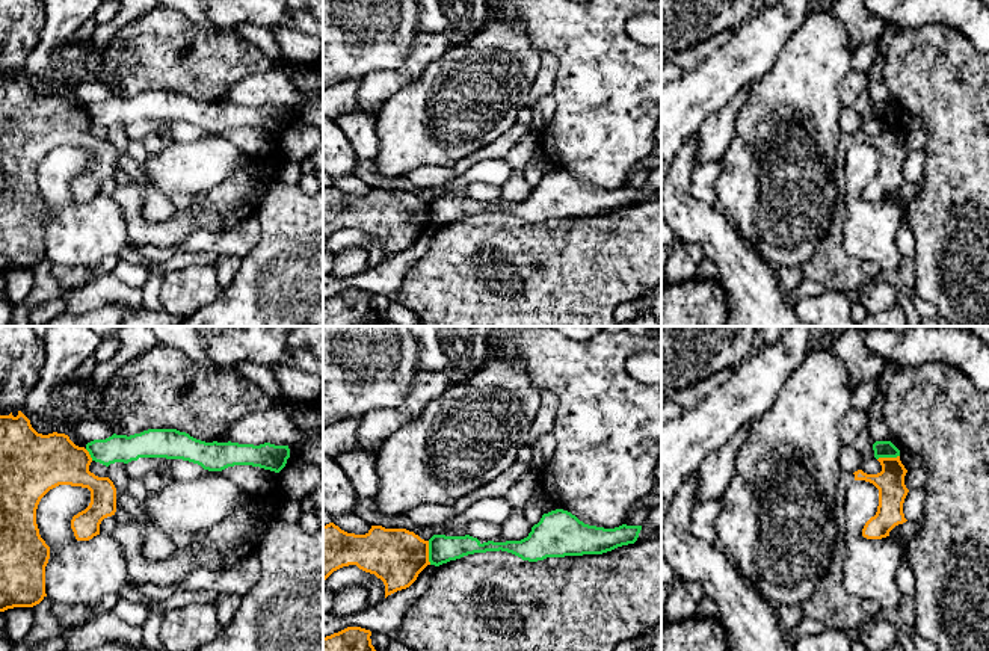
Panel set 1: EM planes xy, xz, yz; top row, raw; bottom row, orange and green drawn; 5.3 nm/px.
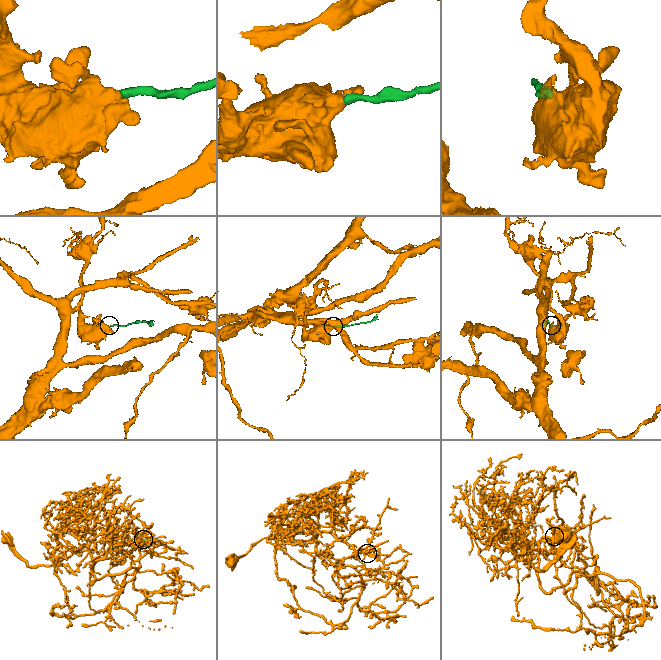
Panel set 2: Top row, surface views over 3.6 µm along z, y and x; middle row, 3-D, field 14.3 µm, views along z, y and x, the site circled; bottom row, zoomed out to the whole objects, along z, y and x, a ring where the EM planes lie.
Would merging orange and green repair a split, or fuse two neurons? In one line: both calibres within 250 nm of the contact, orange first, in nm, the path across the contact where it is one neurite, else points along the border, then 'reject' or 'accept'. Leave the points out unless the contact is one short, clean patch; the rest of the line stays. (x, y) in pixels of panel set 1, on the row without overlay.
calibres 300 and 150 nm; border xz (428, 203), (428, 222), (431, 225); reject

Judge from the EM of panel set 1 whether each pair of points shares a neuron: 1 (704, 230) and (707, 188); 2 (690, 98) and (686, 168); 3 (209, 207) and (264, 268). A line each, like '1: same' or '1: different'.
1: different
2: different
3: different

